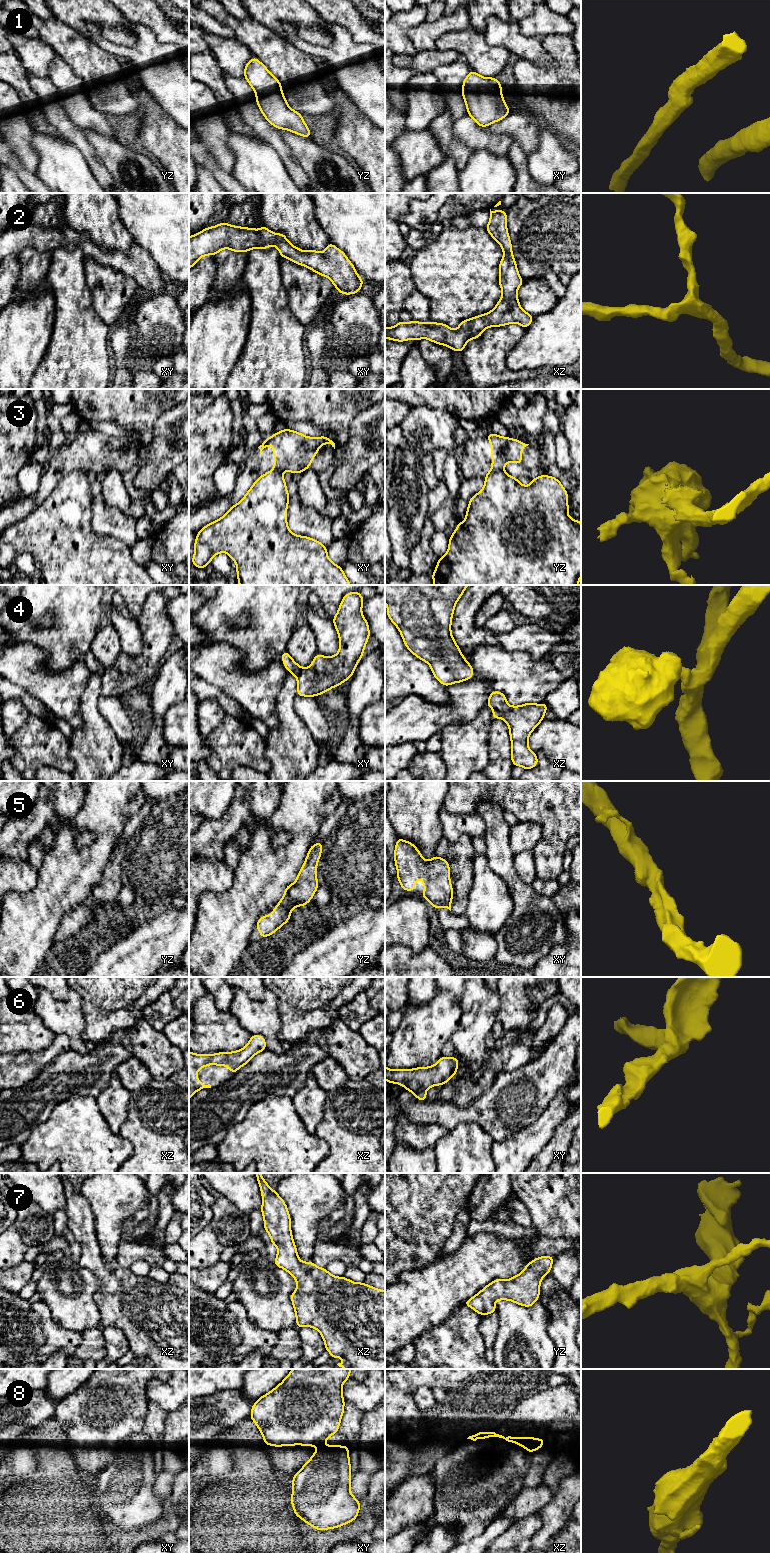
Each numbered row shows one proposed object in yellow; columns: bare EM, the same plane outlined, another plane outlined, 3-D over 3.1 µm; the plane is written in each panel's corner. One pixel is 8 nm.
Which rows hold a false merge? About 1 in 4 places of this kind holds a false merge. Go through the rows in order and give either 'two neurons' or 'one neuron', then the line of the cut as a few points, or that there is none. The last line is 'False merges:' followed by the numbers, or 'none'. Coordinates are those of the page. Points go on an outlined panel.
1: one neuron; no cut
2: one neuron; no cut
3: two neurons; cut in yz along (502, 469), (491, 471), (487, 475)
4: one neuron; no cut
5: one neuron; no cut
6: one neuron; no cut
7: one neuron; no cut
8: two neurons; cut in xy along (321, 1445), (323, 1446)
False merges: 3, 8

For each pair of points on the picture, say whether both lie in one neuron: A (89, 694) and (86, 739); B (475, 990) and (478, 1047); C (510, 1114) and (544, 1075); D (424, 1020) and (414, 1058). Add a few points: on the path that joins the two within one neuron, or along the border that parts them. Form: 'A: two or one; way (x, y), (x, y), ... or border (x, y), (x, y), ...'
A: one; way (89, 705), (89, 728)
B: one; way (483, 1004), (483, 1023), (478, 1033)
C: one; way (515, 1104), (534, 1085)
D: one; way (424, 1029), (414, 1044), (414, 1049)

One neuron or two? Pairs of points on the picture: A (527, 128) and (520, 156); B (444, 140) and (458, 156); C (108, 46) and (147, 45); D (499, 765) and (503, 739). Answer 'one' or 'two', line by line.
A: two
B: one
C: one
D: one

